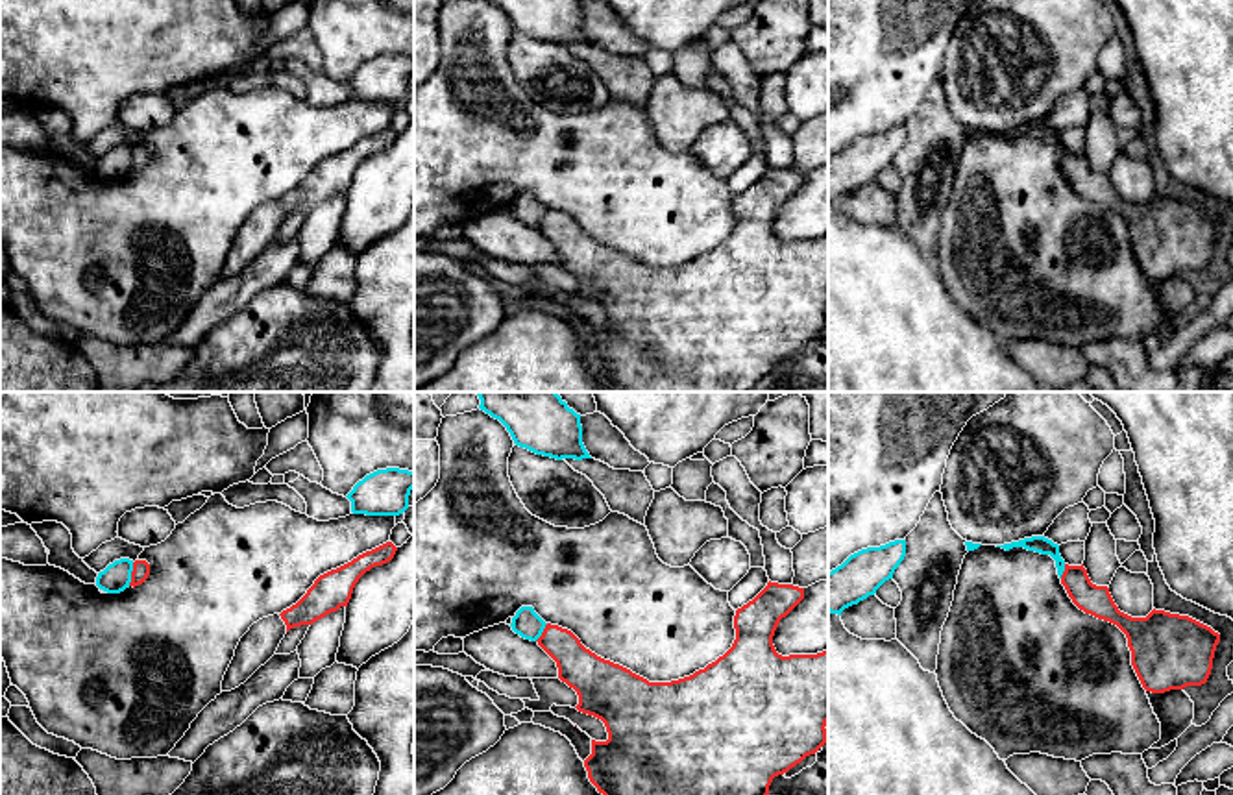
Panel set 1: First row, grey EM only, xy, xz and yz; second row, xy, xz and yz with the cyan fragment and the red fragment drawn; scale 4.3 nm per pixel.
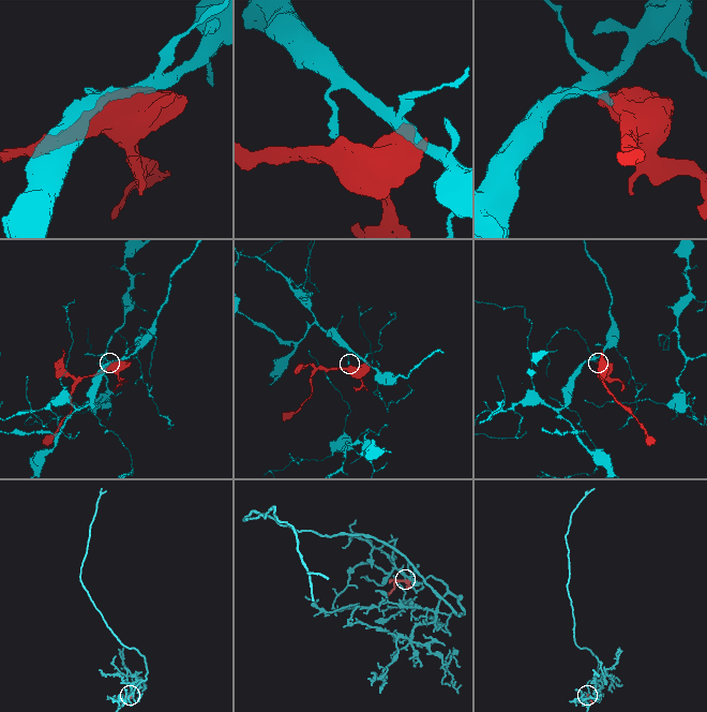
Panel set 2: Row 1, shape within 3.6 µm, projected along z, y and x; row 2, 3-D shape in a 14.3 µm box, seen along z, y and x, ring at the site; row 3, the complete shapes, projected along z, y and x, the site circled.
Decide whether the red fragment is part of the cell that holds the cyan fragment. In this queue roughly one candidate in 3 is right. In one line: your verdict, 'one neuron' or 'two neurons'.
two neurons

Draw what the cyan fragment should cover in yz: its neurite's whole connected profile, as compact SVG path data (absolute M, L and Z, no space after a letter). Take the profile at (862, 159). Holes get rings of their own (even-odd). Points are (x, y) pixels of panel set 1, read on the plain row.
M906 126L880 133L867 133L850 141L841 152L828 157L828 198L841 198L874 181L906 142Z

